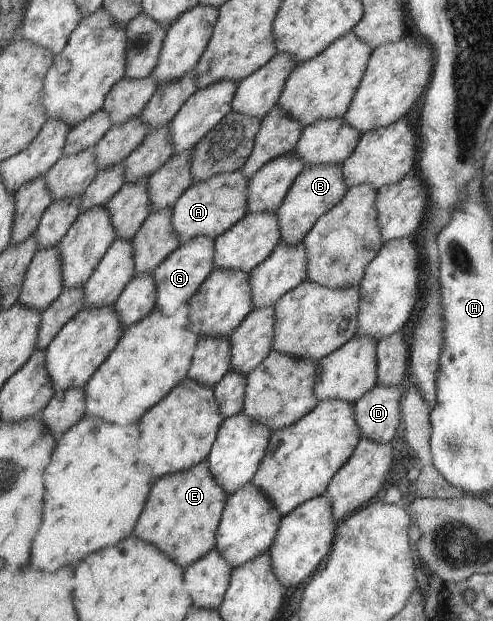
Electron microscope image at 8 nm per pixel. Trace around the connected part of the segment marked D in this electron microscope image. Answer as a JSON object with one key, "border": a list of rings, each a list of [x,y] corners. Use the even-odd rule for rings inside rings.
{"border":[[[377,385],[353,406],[360,426],[360,438],[379,444],[389,444],[401,420],[399,410],[401,390],[398,386]]]}

